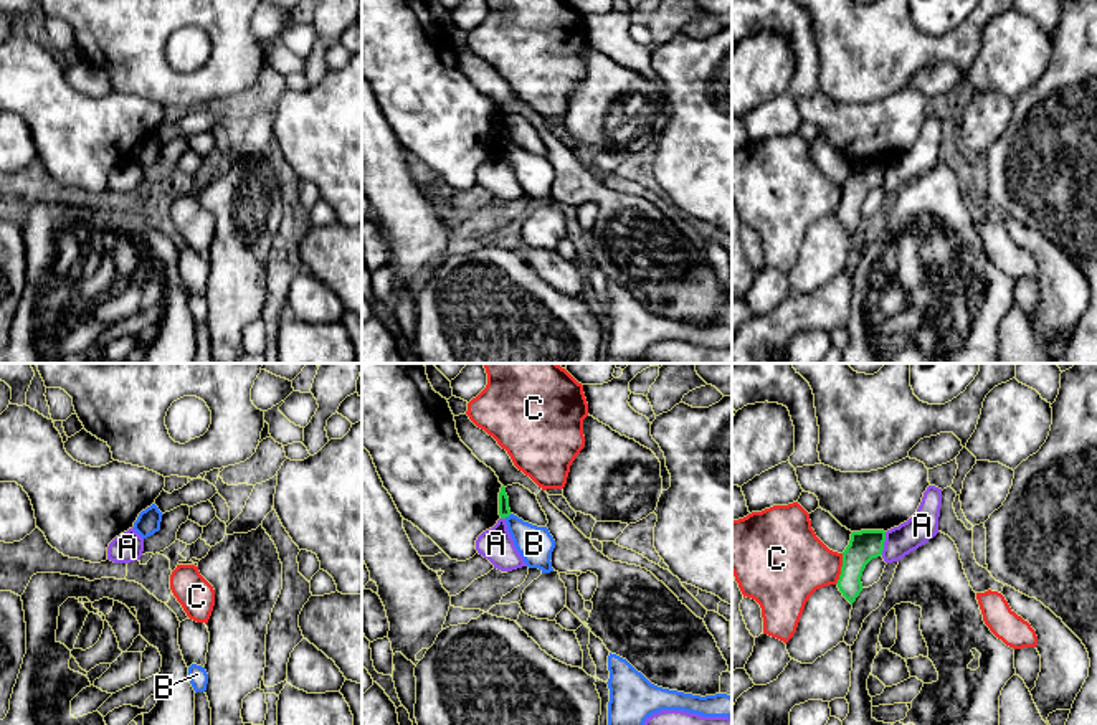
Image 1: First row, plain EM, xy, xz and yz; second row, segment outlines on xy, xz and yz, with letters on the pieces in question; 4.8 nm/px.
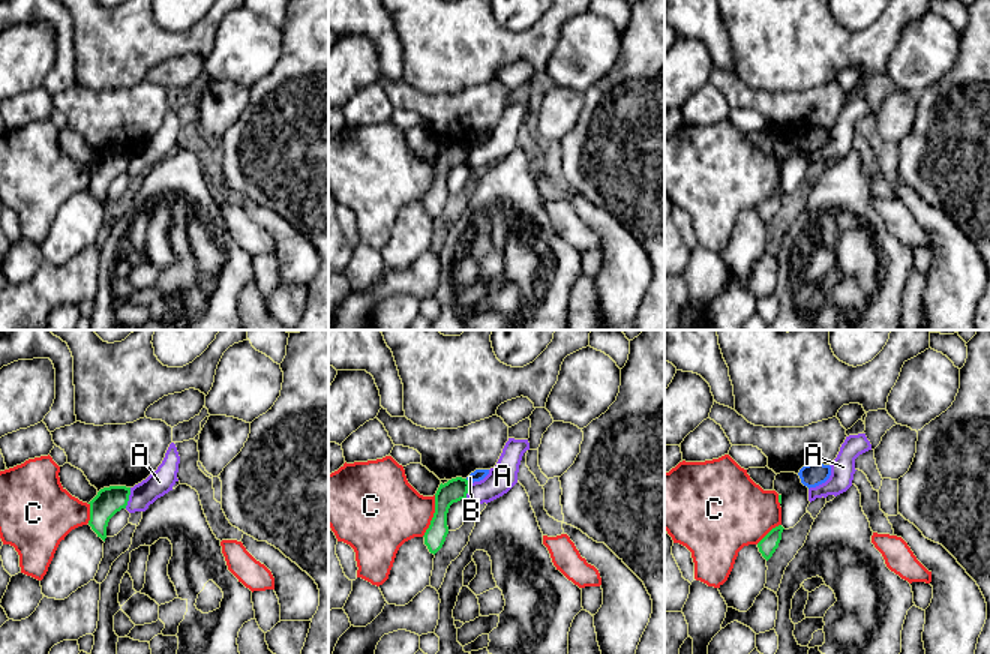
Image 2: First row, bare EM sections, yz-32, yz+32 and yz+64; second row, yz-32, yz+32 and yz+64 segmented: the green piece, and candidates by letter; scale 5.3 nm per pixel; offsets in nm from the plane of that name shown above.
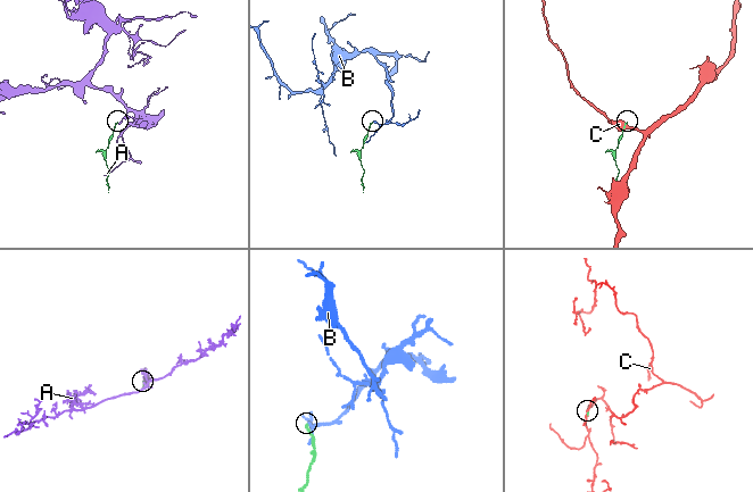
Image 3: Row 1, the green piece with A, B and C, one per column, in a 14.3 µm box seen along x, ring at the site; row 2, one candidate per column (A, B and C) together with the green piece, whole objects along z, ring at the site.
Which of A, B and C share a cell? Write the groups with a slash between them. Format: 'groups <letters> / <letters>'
groups A / B / C

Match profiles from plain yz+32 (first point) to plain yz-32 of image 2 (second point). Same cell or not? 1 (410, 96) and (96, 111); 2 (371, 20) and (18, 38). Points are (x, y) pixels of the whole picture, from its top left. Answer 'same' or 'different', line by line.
1: same
2: different

